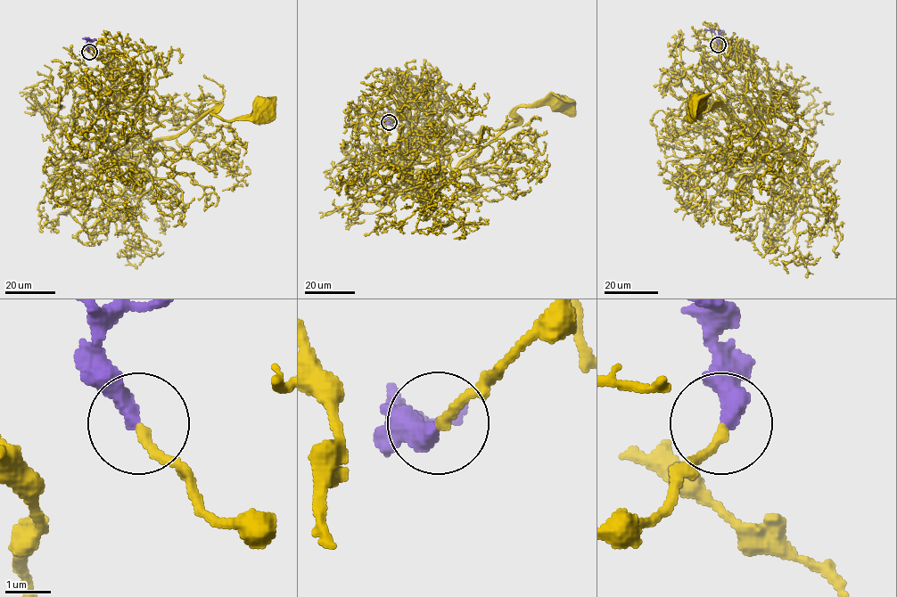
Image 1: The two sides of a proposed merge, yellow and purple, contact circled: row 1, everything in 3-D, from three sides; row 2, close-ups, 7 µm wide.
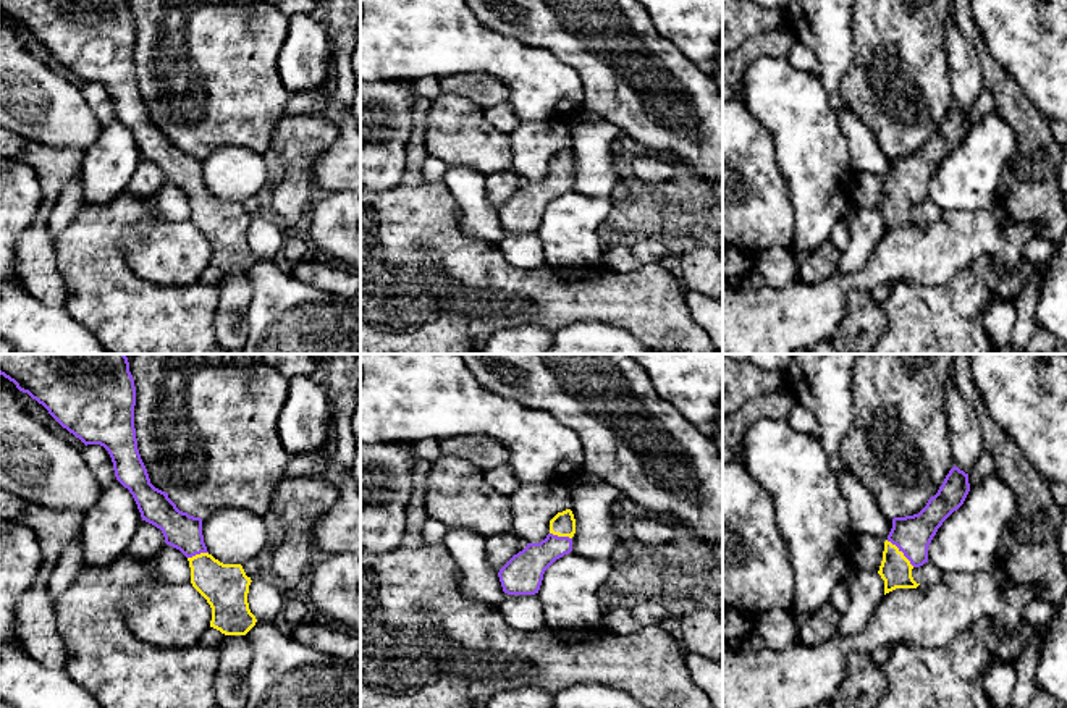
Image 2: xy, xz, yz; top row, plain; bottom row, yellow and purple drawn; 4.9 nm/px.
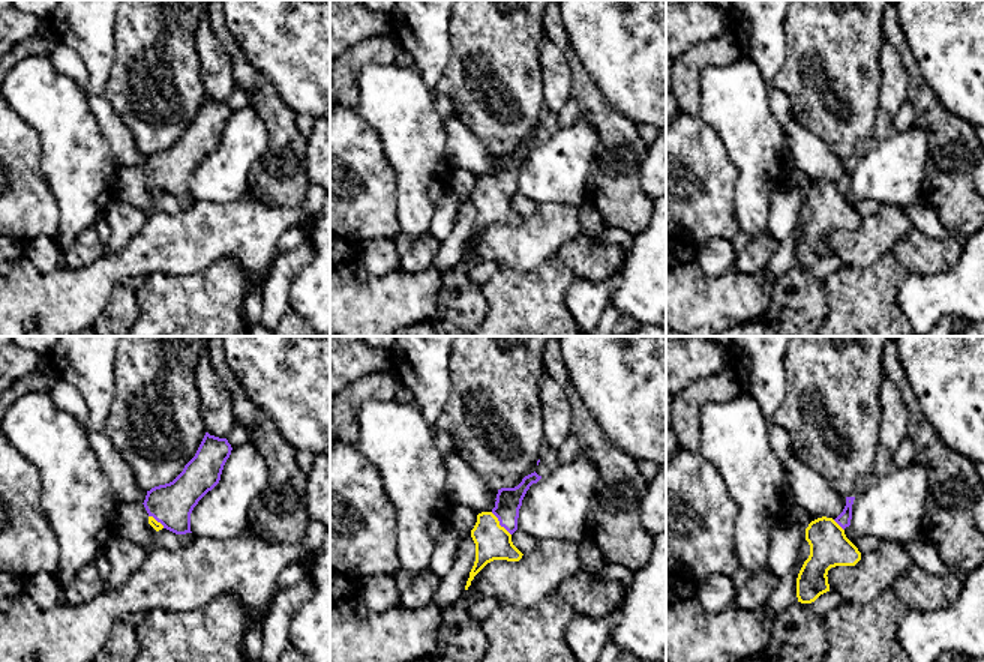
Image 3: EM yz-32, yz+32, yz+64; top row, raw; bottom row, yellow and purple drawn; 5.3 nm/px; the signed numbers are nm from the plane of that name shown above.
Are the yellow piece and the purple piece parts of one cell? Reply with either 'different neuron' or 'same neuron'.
same neuron

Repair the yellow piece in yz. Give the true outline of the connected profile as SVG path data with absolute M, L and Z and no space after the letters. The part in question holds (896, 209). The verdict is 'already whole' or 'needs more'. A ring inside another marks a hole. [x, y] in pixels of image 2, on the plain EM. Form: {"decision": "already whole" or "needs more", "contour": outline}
{"decision": "needs more", "contour": "M952 105L938 131L913 154L894 155L884 179L878 212L884 218L884 233L896 226L917 226L912 207L928 200L928 184L943 160L957 149L970 129L968 112Z"}

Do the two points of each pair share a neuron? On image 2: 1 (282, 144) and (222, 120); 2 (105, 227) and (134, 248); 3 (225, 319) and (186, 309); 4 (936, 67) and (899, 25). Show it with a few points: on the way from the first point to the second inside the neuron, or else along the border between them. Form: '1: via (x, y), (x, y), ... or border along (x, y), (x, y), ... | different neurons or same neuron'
1: border along (283, 117), (269, 147) | different neurons
2: border along (154, 220), (118, 243), (134, 272) | different neurons
3: border along (217, 286), (214, 337) | different neurons
4: via (927, 57), (904, 34) | same neuron

